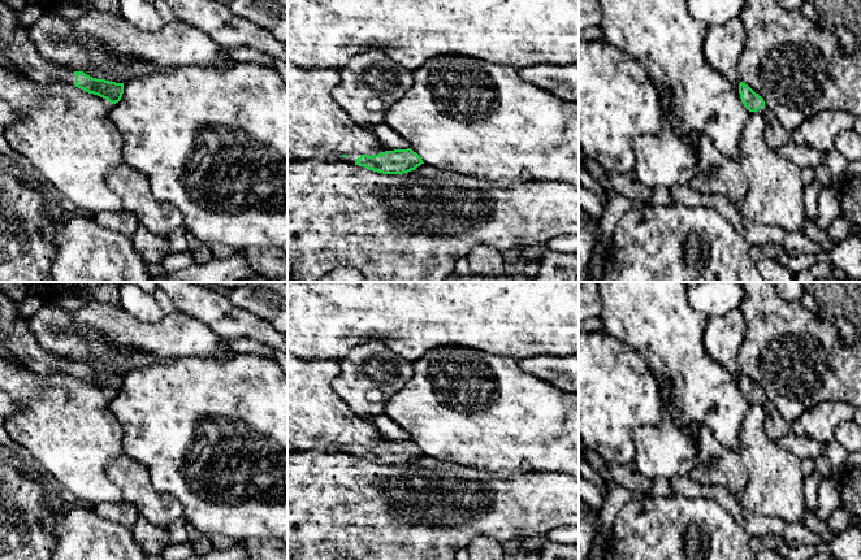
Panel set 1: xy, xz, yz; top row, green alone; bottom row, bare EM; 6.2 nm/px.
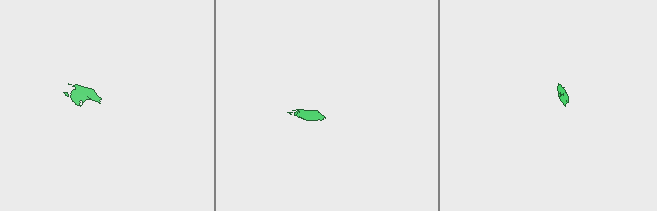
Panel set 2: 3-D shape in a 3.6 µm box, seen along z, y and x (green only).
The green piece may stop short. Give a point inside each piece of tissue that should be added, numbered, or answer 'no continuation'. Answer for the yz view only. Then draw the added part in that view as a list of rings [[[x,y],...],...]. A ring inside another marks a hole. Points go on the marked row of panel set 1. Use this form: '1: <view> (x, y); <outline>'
1: yz (775, 135); [[[767,107],[758,109],[758,112],[765,118],[765,140],[770,148],[776,151],[780,146],[792,140],[791,133],[776,121]]]

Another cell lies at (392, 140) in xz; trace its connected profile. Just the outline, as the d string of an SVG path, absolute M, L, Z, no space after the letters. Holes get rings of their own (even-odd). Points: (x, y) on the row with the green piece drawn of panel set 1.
M385 122L372 125L367 129L378 138L386 151L410 148L408 143Z

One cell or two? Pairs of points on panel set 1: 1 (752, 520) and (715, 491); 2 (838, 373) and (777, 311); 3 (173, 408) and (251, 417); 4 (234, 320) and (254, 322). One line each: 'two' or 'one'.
1: one
2: one
3: one
4: one

